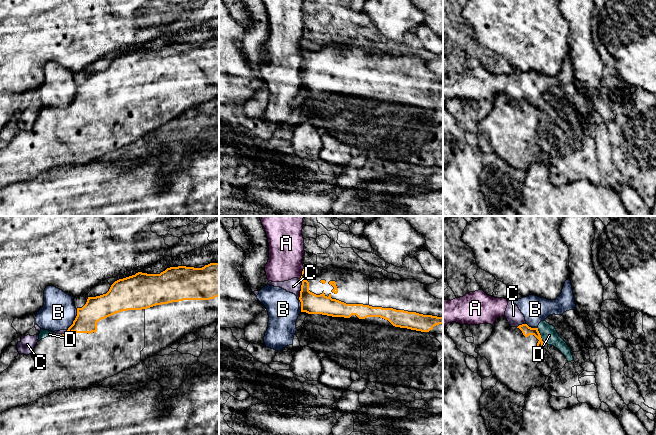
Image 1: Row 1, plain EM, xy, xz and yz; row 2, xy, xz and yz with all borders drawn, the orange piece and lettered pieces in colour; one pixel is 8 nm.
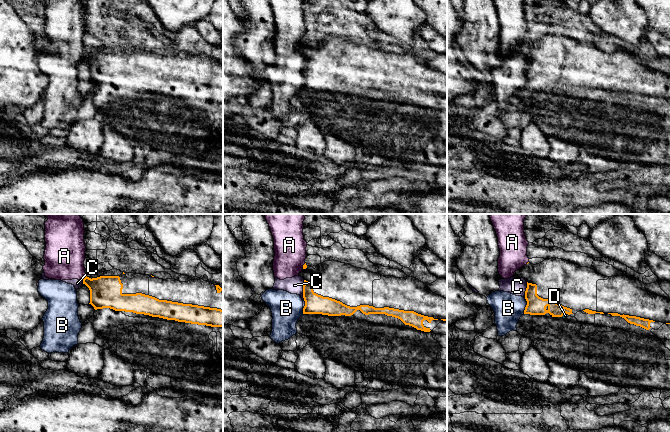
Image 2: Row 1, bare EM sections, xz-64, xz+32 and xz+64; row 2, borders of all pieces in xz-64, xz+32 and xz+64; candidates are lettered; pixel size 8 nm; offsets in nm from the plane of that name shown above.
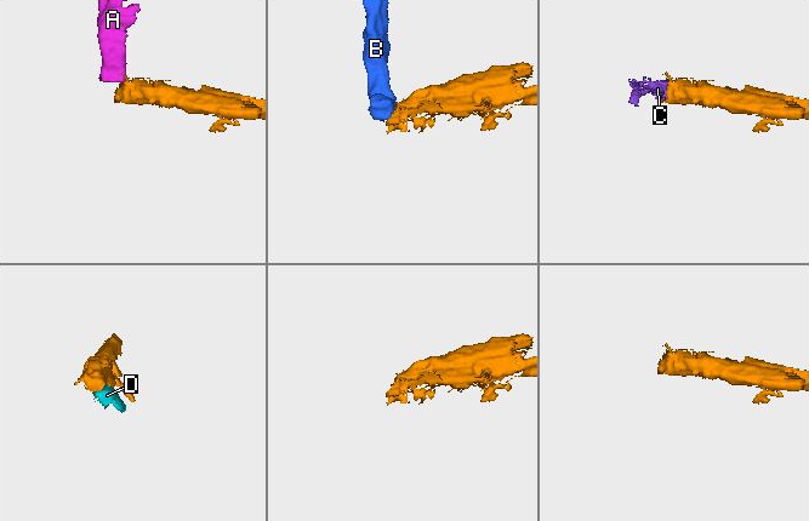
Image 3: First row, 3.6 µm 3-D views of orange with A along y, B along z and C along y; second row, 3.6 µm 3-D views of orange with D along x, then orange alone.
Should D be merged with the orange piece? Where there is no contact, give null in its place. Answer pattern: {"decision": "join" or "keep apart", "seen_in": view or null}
{"decision": "join", "seen_in": "yz"}

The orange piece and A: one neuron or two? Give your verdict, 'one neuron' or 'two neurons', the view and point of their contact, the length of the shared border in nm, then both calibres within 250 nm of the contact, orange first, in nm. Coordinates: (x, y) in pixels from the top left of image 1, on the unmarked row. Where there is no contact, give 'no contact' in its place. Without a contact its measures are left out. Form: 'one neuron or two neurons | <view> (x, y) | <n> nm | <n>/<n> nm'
two neurons | xz (302, 49) | 100 nm | 40/280 nm

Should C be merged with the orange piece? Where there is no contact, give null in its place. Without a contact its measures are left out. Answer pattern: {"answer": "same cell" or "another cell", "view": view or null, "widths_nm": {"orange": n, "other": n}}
{"answer": "another cell", "view": "xz", "widths_nm": {"orange": 160, "other": 110}}

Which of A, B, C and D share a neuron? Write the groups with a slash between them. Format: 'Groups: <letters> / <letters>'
Groups: A B / C / D

